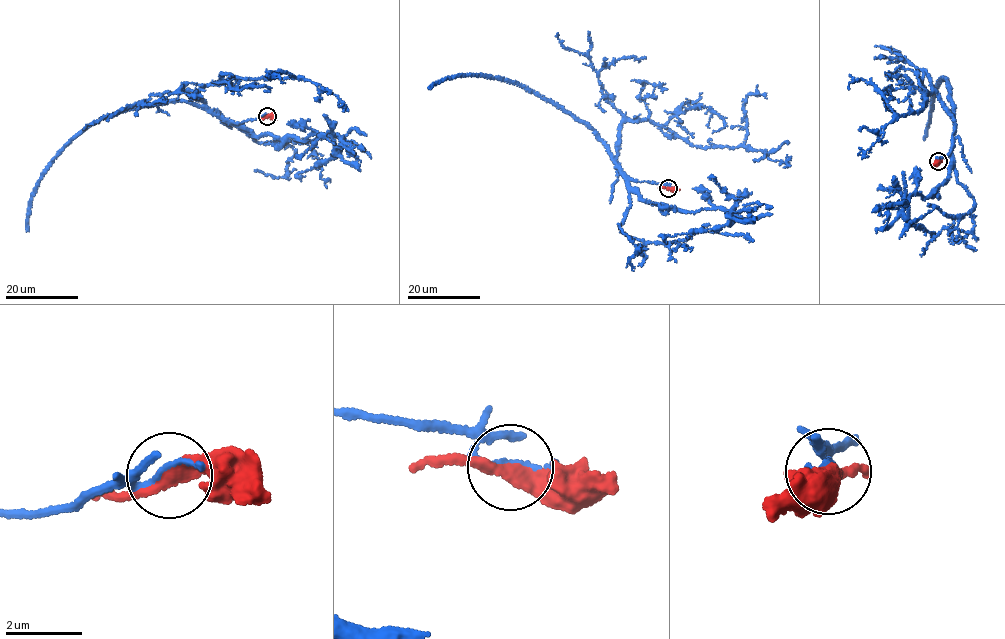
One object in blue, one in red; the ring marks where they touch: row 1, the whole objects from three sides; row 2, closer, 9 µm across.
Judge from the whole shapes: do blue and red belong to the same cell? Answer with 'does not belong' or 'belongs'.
does not belong

